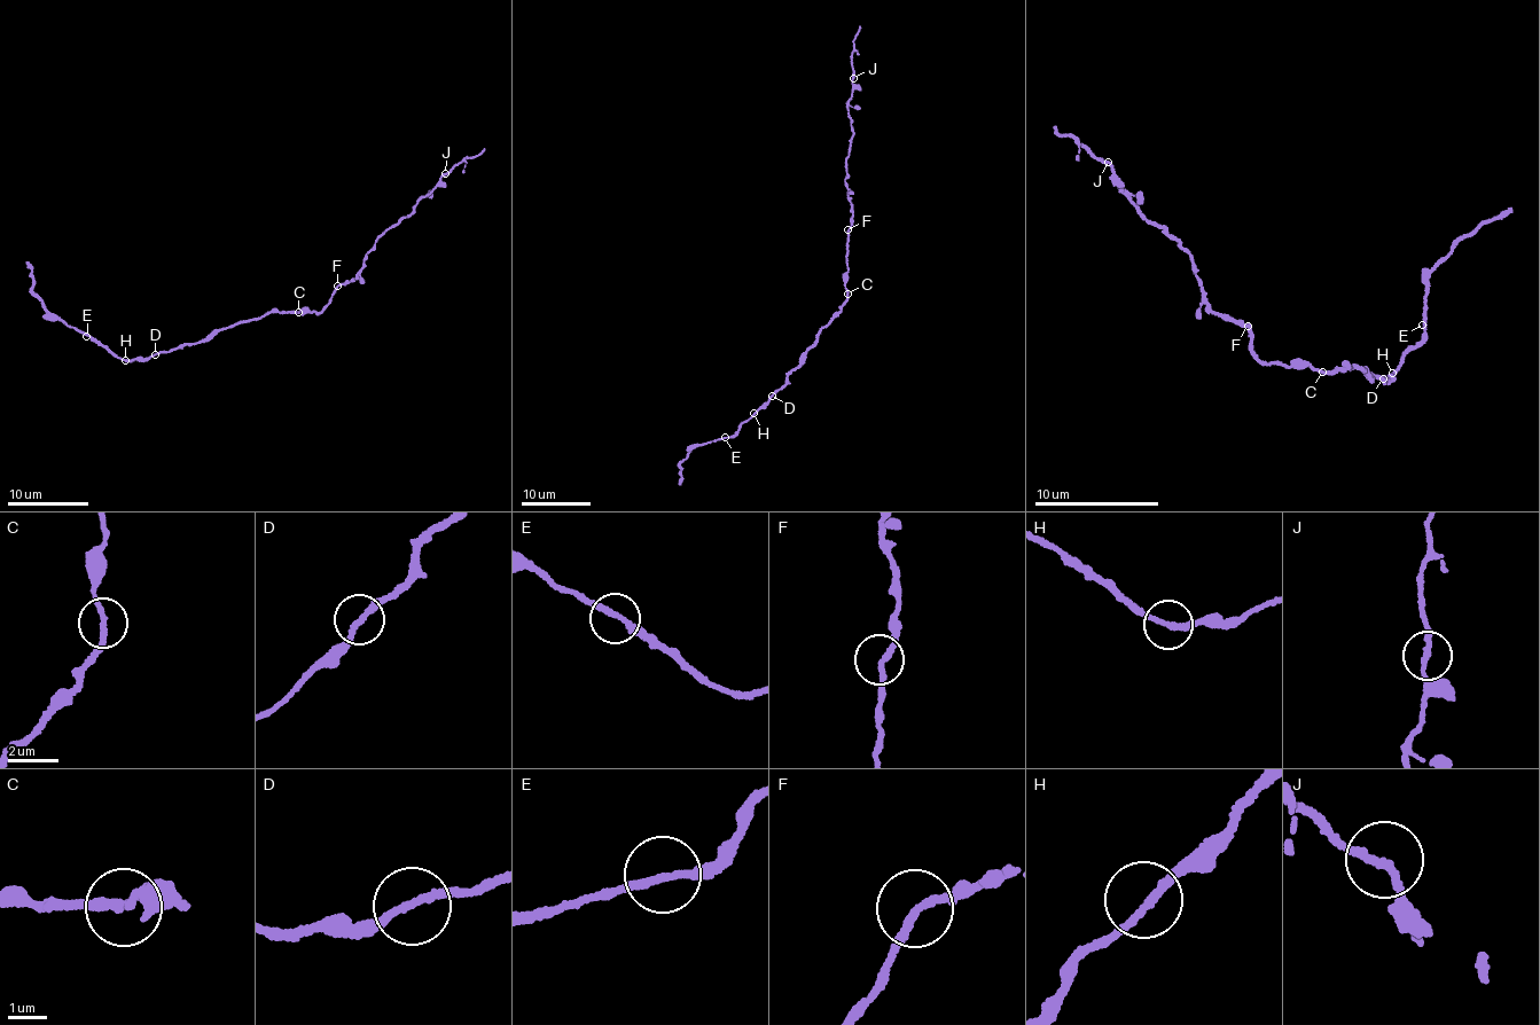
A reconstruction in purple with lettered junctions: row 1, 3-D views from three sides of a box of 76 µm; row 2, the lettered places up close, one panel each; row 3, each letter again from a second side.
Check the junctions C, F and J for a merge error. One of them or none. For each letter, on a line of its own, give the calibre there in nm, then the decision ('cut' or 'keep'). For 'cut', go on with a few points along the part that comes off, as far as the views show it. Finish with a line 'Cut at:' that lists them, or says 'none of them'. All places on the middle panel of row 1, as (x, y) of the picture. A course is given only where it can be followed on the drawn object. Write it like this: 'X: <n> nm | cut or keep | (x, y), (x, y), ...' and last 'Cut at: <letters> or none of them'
C: 200 nm | cut | (847, 292), (781, 388), (731, 436), (690, 451), (682, 460), (678, 484)
F: 200 nm | keep
J: 200 nm | keep
Cut at: C

